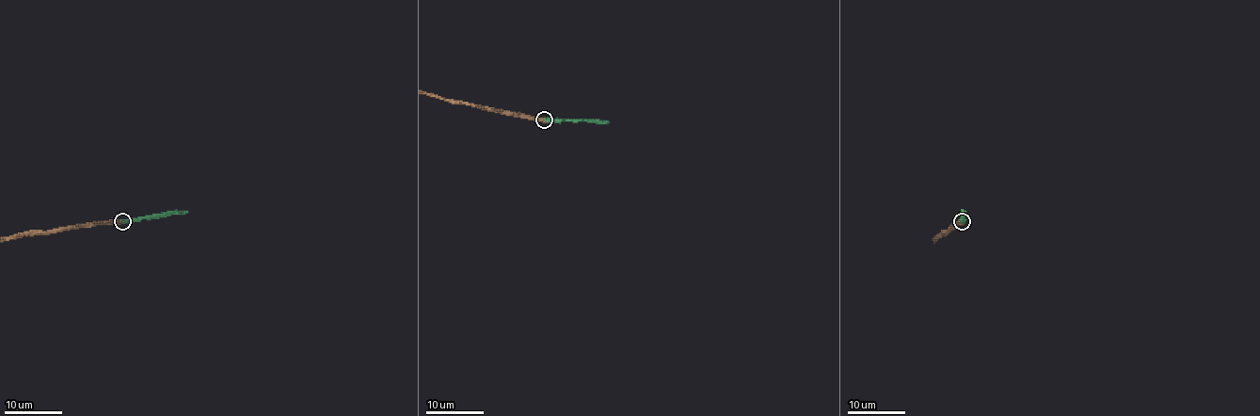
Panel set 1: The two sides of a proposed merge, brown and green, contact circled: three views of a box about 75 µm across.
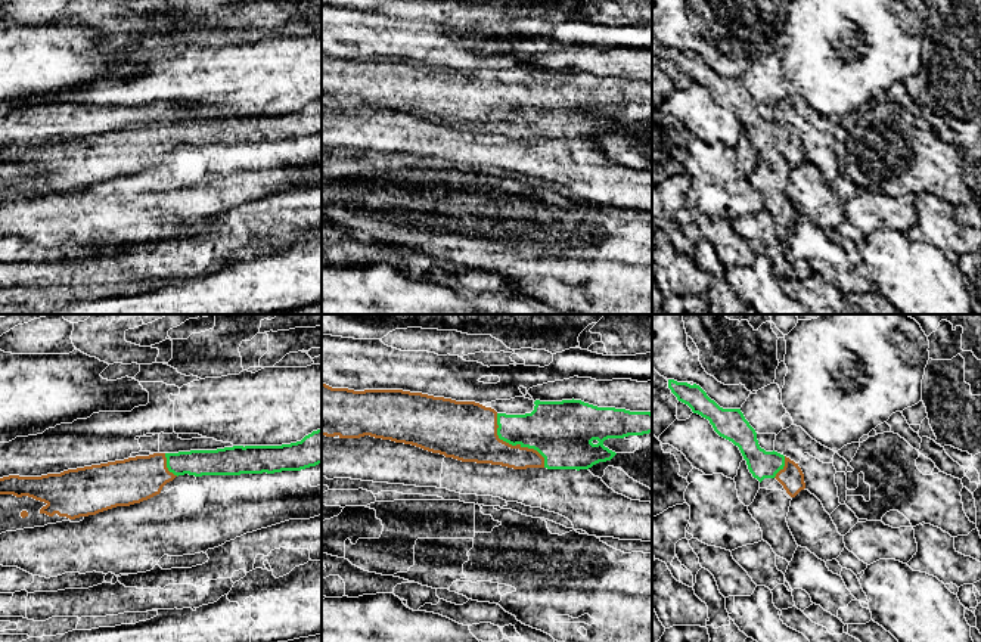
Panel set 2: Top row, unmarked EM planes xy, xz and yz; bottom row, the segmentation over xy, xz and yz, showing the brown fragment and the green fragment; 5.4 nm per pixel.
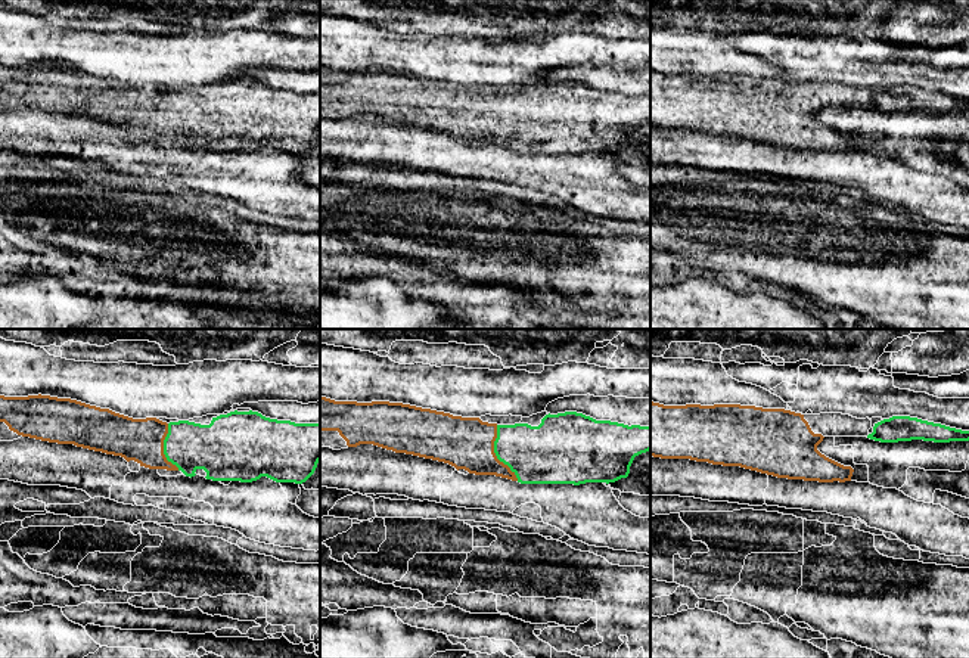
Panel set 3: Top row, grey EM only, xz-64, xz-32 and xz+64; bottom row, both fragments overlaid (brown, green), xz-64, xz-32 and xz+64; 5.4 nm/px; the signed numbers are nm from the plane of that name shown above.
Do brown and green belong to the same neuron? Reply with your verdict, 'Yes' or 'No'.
Yes

